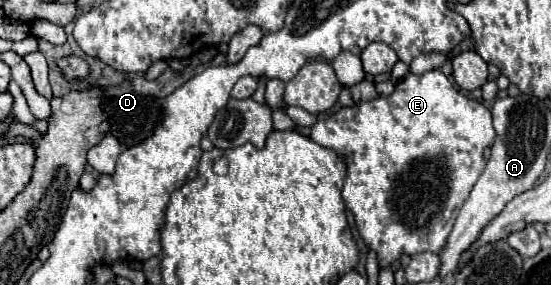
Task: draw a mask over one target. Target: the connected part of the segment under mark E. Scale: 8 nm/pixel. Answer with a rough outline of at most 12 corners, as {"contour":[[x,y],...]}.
{"contour":[[441,70],[341,108],[345,206],[379,268],[439,252],[493,116]]}

